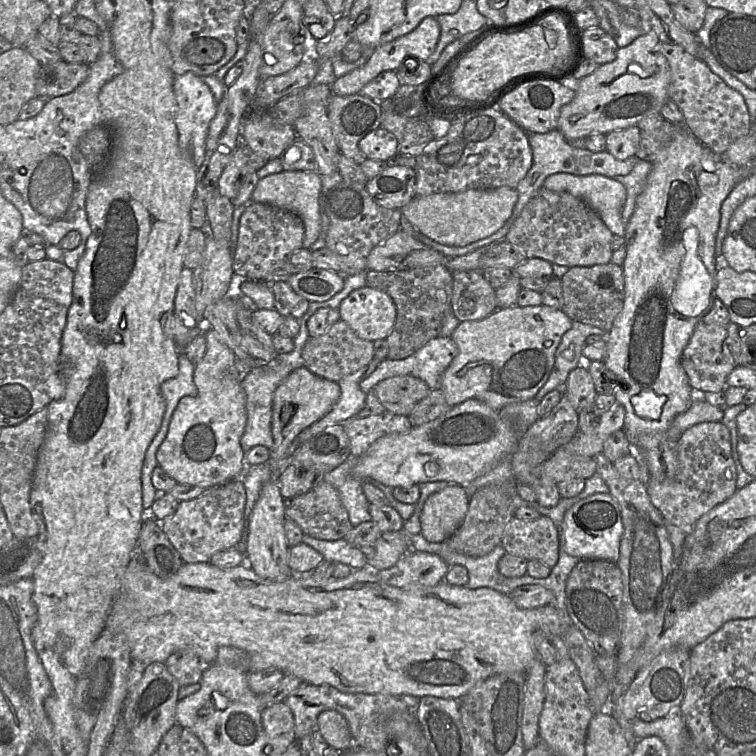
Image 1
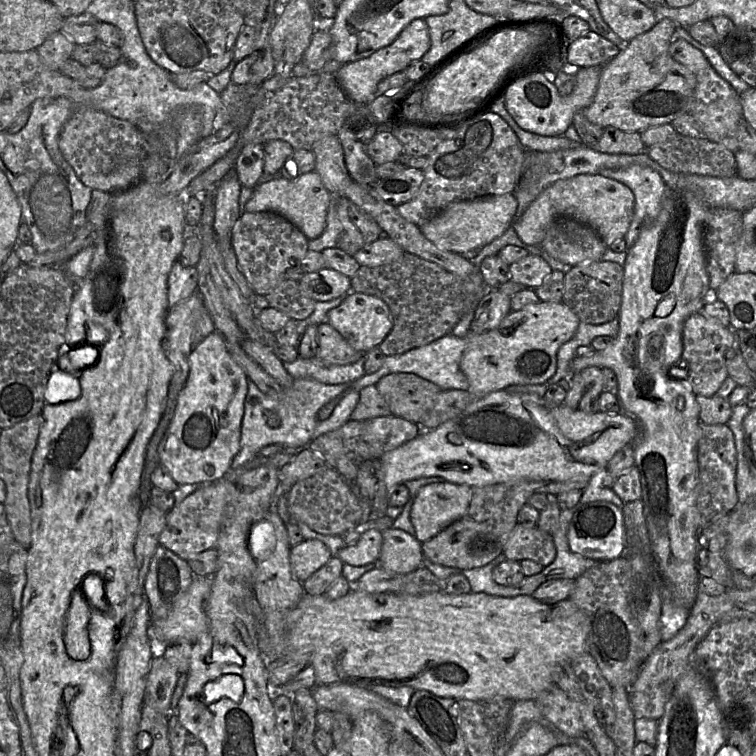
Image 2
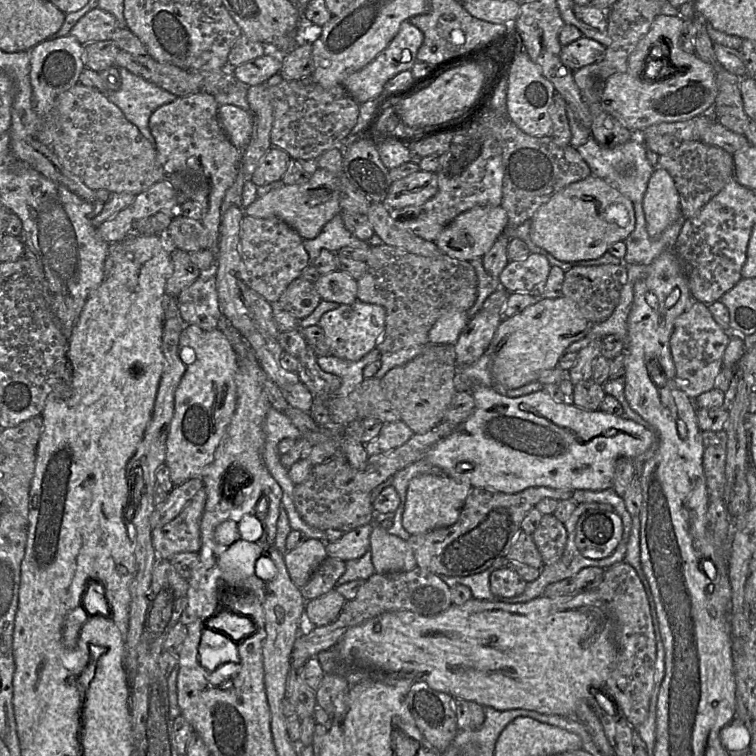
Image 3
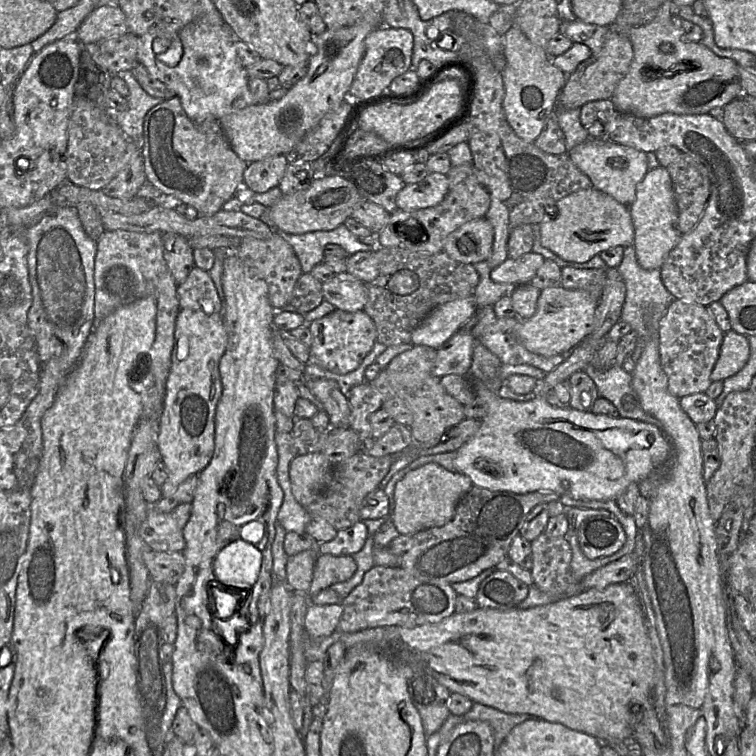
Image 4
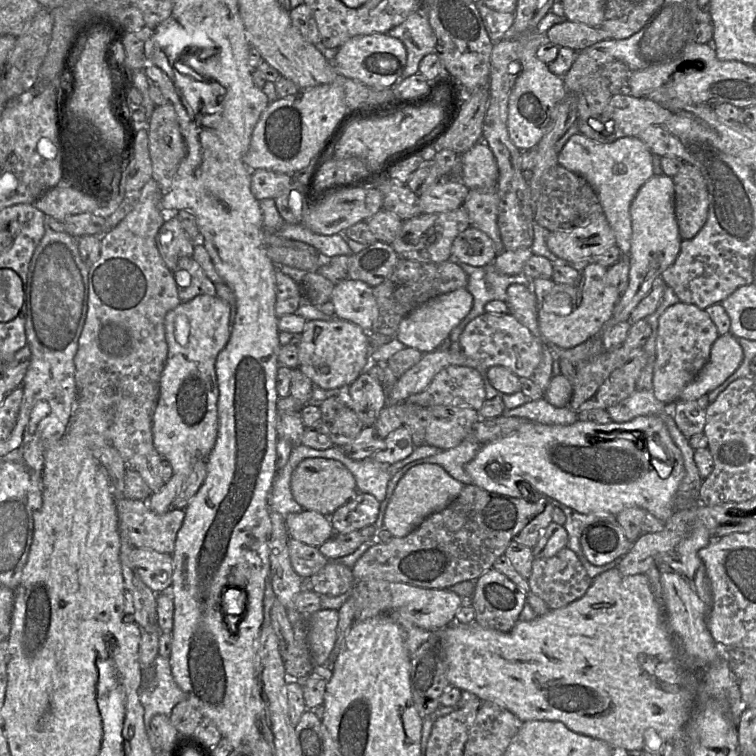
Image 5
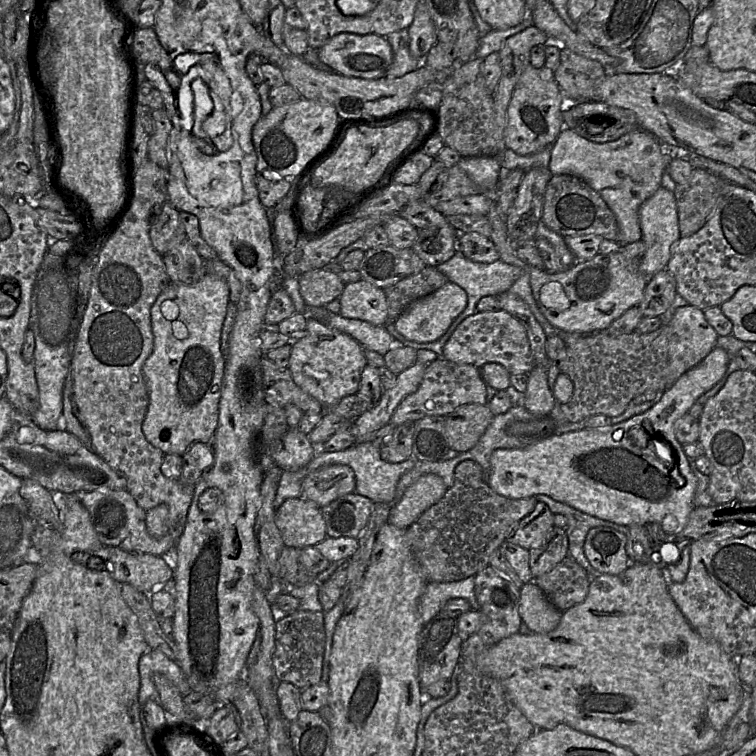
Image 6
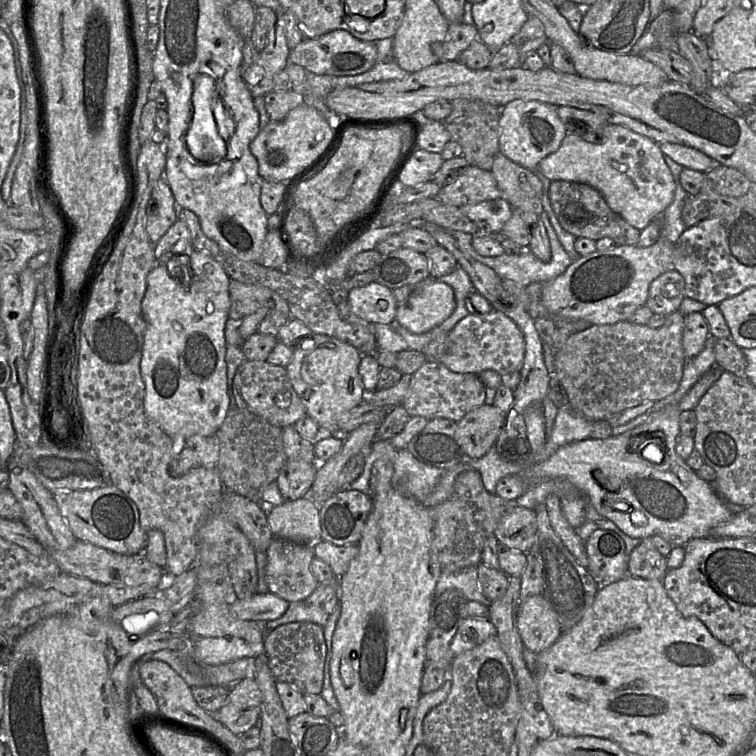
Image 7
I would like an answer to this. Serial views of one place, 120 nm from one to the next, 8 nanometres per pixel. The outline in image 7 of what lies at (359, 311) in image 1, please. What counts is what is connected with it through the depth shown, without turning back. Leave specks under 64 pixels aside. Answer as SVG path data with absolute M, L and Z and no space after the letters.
M313 333L294 349L293 357L285 368L306 408L306 415L318 423L321 434L334 434L339 417L360 404L367 395L358 373L361 356L351 344L324 334Z

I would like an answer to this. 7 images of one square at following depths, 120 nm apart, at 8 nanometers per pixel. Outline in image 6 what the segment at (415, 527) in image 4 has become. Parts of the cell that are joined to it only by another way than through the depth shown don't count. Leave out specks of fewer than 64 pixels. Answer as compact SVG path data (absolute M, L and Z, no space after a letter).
M436 474L419 477L391 508L388 523L400 529L409 528L423 512L444 496L447 489L443 479Z

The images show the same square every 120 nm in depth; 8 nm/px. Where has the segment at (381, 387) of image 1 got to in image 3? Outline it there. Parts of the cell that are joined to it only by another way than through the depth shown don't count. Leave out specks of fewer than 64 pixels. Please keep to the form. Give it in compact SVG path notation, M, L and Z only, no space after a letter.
M428 344L421 354L402 366L390 369L381 379L387 399L414 434L424 434L444 420L456 393L456 354L454 346Z

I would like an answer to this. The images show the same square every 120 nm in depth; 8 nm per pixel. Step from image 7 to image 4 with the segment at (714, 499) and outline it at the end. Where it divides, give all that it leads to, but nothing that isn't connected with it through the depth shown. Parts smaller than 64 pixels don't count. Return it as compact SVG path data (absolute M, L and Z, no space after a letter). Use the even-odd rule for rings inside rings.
M733 330L724 333L718 360L711 373L711 381L723 381L740 371L750 353L748 337ZM470 377L476 397L487 404L487 413L481 419L481 425L475 435L456 450L456 457L453 461L458 473L470 478L473 485L488 489L490 491L505 491L515 494L525 494L535 491L552 491L559 496L569 496L576 500L616 500L631 483L639 483L653 471L665 470L670 464L670 440L658 426L634 420L630 418L612 418L607 415L594 414L588 411L579 411L574 408L561 409L548 403L544 396L535 396L534 399L525 402L514 401L502 398L498 393L489 390L481 381Z

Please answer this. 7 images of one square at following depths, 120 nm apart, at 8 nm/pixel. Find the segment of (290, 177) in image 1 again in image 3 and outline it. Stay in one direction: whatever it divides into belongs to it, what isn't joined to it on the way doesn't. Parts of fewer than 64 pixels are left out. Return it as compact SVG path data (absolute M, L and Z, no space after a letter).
M318 168L306 183L284 185L257 197L244 209L244 214L256 218L279 218L293 228L303 240L313 239L334 216L341 213L339 197L339 176Z

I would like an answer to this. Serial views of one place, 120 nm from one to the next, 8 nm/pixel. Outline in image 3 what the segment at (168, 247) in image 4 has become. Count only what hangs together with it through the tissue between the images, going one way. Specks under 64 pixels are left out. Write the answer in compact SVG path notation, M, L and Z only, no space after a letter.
M183 250L171 251L171 263L173 271L167 279L165 292L177 297L201 275L201 271L192 262L190 254Z

